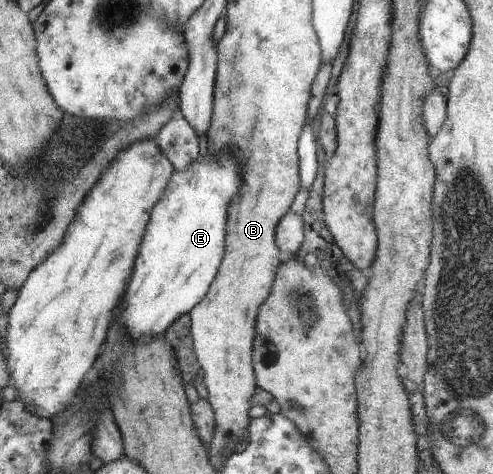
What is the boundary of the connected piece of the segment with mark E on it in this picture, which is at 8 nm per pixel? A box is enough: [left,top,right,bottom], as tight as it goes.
[119,155,241,339]

